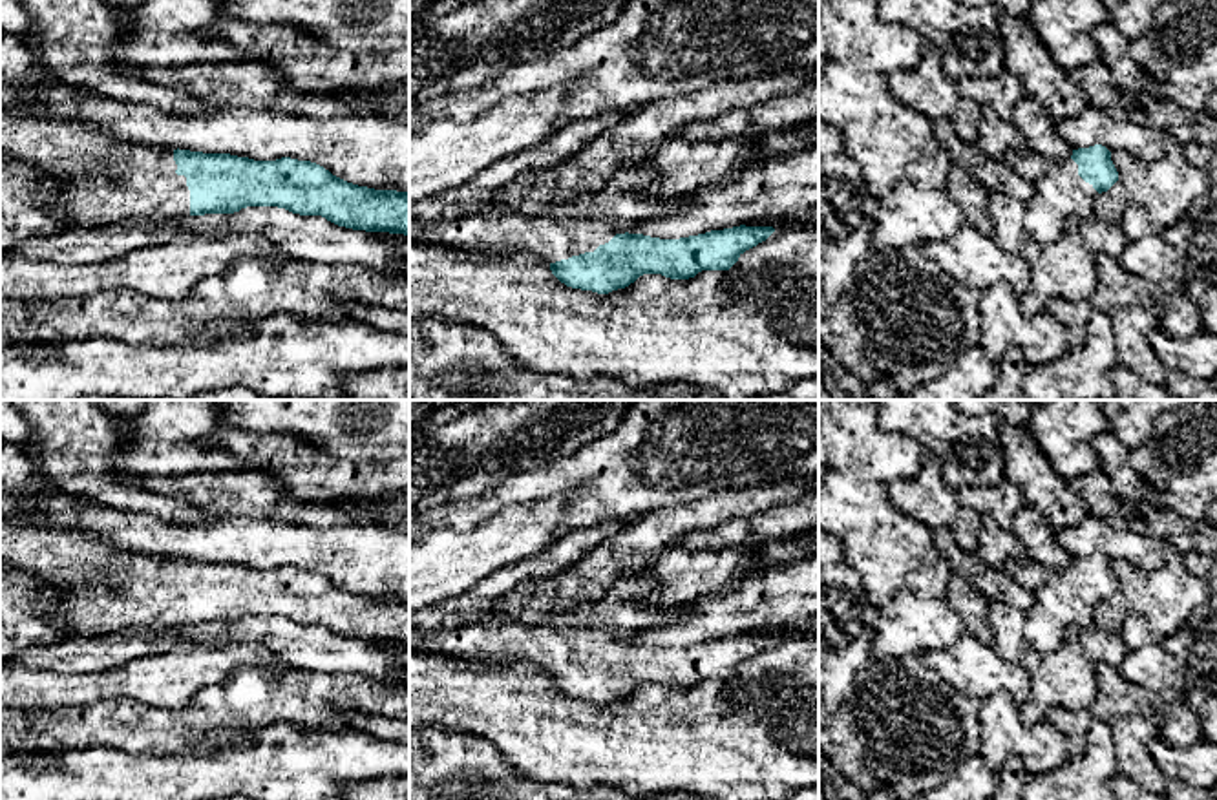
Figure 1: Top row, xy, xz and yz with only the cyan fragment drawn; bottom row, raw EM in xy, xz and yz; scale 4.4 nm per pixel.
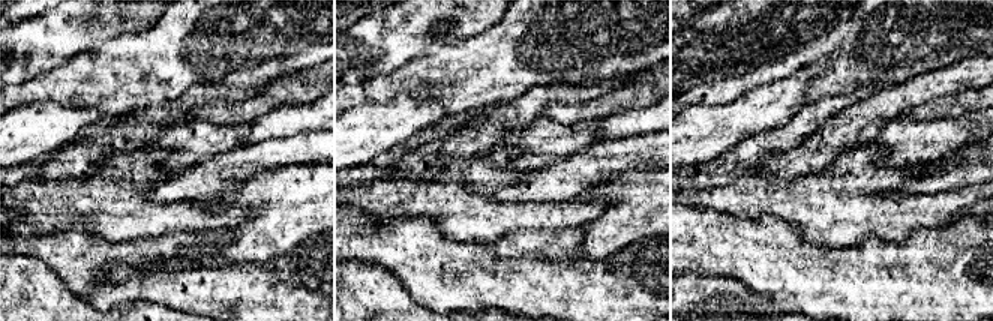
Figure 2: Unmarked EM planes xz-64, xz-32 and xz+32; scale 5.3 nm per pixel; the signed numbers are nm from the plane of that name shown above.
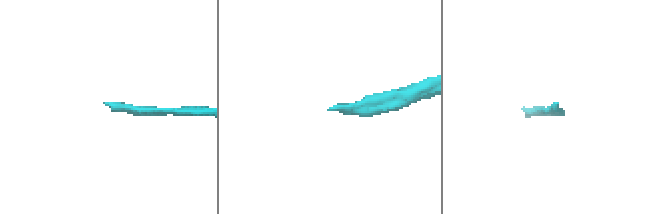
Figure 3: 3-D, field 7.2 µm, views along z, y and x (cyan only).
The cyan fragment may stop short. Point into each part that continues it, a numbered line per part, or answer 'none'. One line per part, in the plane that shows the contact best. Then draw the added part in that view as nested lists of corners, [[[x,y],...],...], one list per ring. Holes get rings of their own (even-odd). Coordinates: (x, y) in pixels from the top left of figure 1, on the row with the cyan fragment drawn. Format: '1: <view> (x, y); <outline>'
1: xz (558, 232); [[[649,168],[618,170],[598,192],[568,203],[528,210],[501,203],[497,208],[446,221],[409,221],[409,241],[442,245],[468,254],[530,254],[556,263],[594,252],[632,225],[678,212],[672,199],[649,195],[656,183]]]

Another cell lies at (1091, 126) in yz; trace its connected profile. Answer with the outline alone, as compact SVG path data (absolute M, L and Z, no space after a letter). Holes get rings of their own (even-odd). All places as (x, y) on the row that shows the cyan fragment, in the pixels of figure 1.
M1093 104L1074 117L1056 121L1054 128L1073 150L1102 144L1109 152L1127 152L1146 163L1164 153L1164 132L1113 117Z

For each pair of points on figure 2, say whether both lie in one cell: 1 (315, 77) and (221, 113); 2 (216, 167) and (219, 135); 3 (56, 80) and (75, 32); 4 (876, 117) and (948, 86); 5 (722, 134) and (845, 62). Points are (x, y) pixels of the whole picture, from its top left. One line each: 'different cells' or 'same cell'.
1: same cell
2: different cells
3: different cells
4: same cell
5: different cells

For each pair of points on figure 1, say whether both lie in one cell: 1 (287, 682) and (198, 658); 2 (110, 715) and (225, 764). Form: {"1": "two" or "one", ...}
{"1": "two", "2": "two"}

